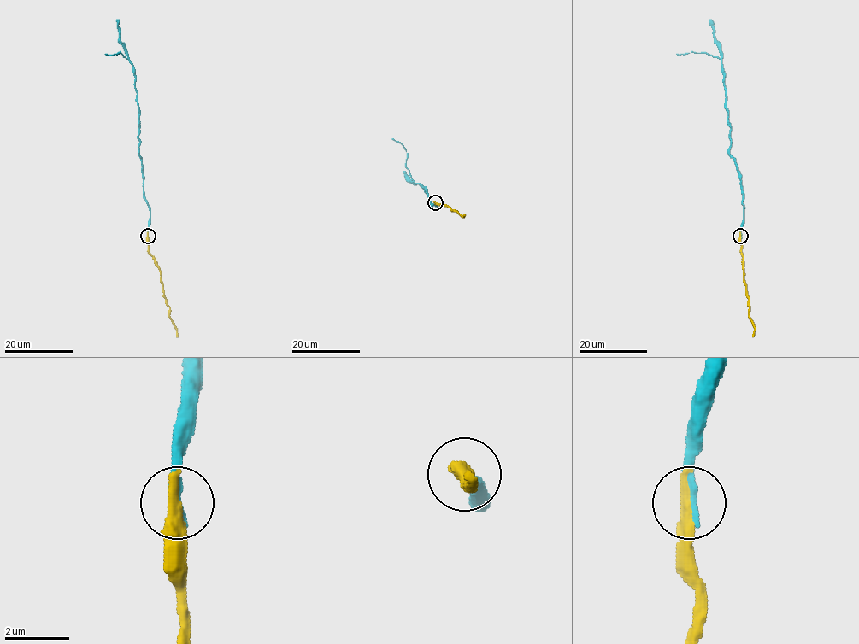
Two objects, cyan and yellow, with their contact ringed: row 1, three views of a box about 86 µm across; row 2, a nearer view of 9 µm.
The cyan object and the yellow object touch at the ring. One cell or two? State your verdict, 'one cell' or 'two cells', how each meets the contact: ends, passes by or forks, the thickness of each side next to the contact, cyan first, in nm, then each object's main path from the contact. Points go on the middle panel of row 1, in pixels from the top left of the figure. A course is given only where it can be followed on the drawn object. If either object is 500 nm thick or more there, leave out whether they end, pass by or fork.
one cell; cyan ends there; yellow ends there; 240 nm thick on the cyan side, 480 nm on the other; cyan runs (435, 202), (437, 205), (432, 204), (426, 188), (414, 181), (407, 167), (405, 148), (392, 138); yellow runs (435, 202), (448, 206), (461, 216), (464, 214)

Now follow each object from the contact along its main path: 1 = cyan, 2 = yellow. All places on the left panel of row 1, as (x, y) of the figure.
1: (148, 236), (150, 208), (144, 196), (142, 159), (138, 153), (139, 109), (133, 65), (120, 52), (105, 54)
2: (148, 236), (149, 254), (159, 270), (163, 297), (169, 307), (169, 318), (177, 336)

